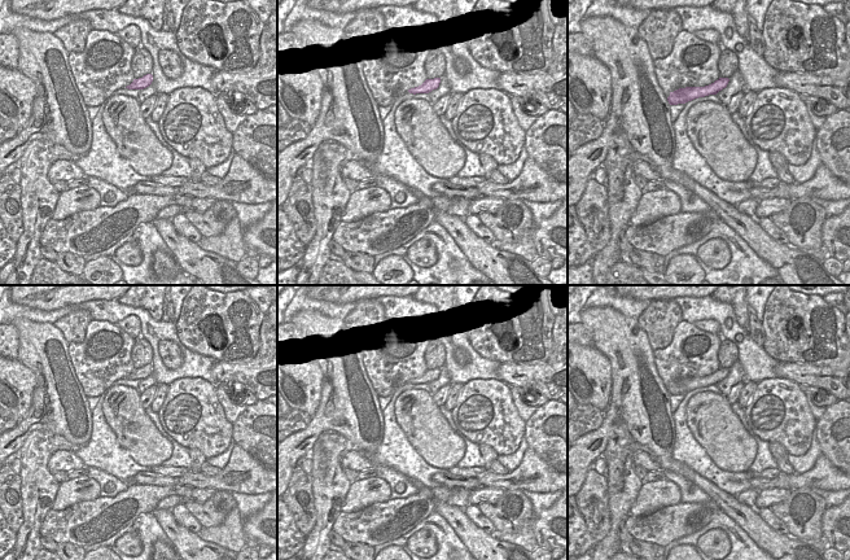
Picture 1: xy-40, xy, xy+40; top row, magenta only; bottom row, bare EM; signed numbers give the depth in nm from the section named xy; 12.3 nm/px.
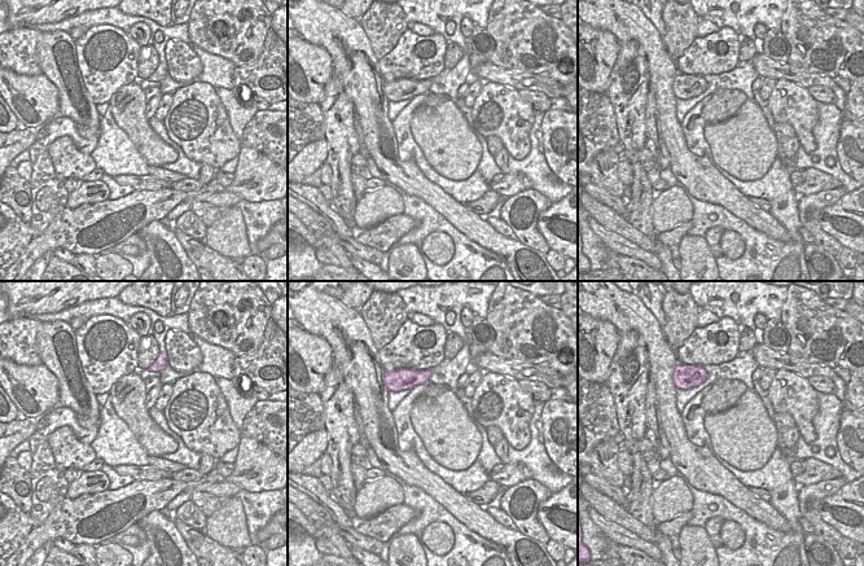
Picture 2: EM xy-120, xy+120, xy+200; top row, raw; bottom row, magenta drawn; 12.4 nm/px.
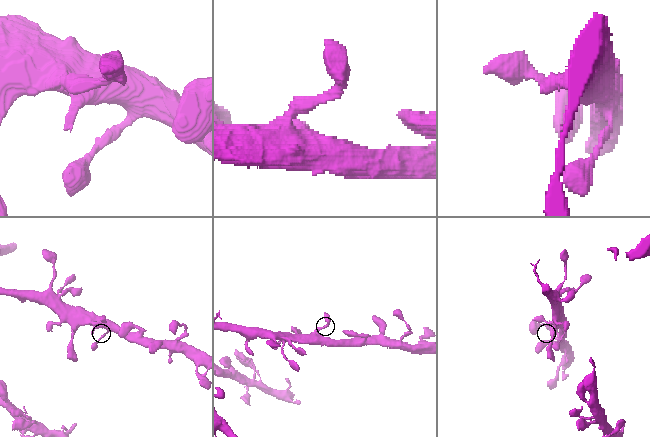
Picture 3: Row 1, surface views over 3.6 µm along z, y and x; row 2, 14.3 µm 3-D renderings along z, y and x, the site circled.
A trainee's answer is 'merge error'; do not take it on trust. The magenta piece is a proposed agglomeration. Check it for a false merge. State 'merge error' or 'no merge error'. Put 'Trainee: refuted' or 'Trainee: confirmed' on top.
Trainee: refuted
no merge error

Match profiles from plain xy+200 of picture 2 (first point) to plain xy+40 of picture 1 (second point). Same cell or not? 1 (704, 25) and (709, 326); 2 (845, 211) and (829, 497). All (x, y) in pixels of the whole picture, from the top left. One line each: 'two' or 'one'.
1: one
2: two

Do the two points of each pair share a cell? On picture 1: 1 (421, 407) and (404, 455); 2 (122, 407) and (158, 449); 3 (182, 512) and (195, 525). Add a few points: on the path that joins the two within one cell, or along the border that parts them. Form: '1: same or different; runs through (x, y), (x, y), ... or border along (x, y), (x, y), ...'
1: different; border along (394, 415), (410, 445), (429, 464)
2: same; runs through (127, 418), (148, 438)
3: same; runs through (184, 515), (192, 523)

